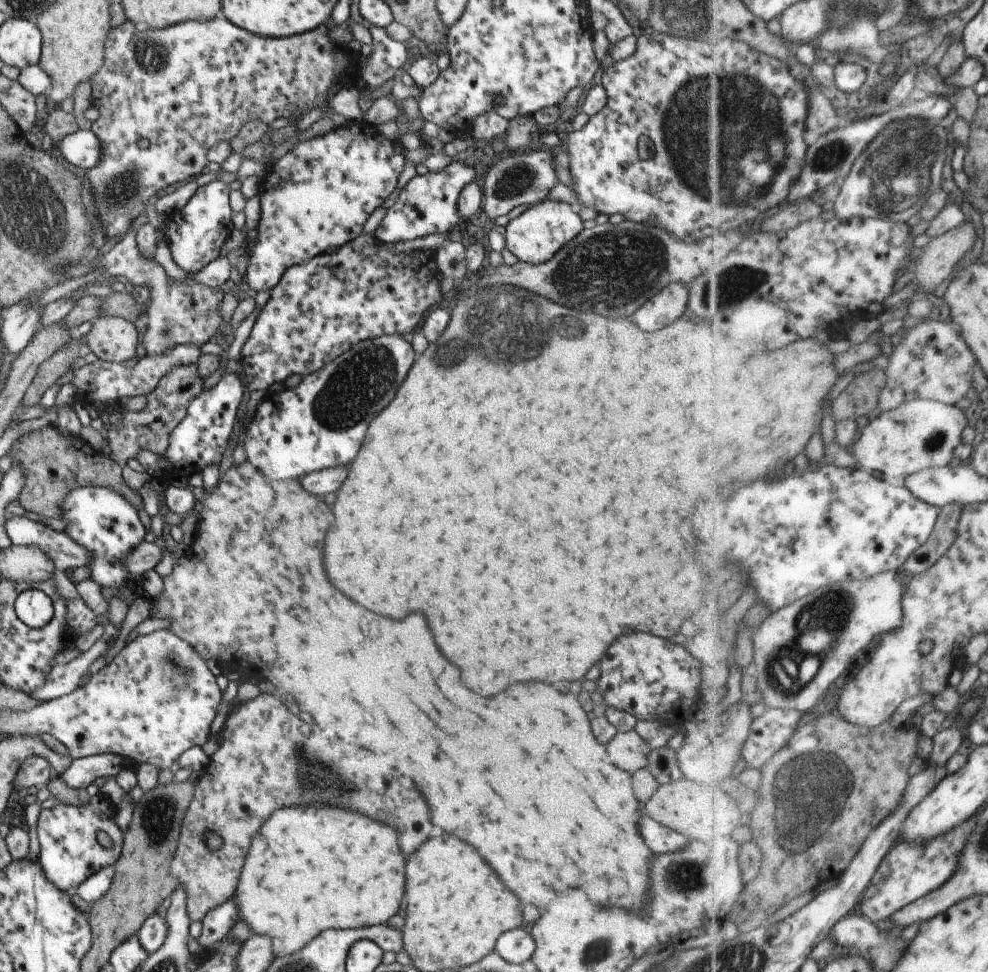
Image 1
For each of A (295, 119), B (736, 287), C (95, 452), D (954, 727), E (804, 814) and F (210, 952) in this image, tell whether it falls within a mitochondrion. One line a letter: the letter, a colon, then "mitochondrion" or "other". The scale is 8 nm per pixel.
A: other
B: mitochondrion
C: other
D: other
E: mitochondrion
F: other

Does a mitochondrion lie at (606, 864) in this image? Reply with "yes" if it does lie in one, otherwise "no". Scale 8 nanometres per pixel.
no

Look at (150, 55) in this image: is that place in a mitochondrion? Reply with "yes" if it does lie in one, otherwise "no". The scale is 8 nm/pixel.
yes

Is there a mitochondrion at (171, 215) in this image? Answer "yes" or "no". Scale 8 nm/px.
no

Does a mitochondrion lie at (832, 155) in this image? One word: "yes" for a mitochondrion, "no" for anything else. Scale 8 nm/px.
yes

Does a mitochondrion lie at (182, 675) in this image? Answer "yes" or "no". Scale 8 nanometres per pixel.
yes

